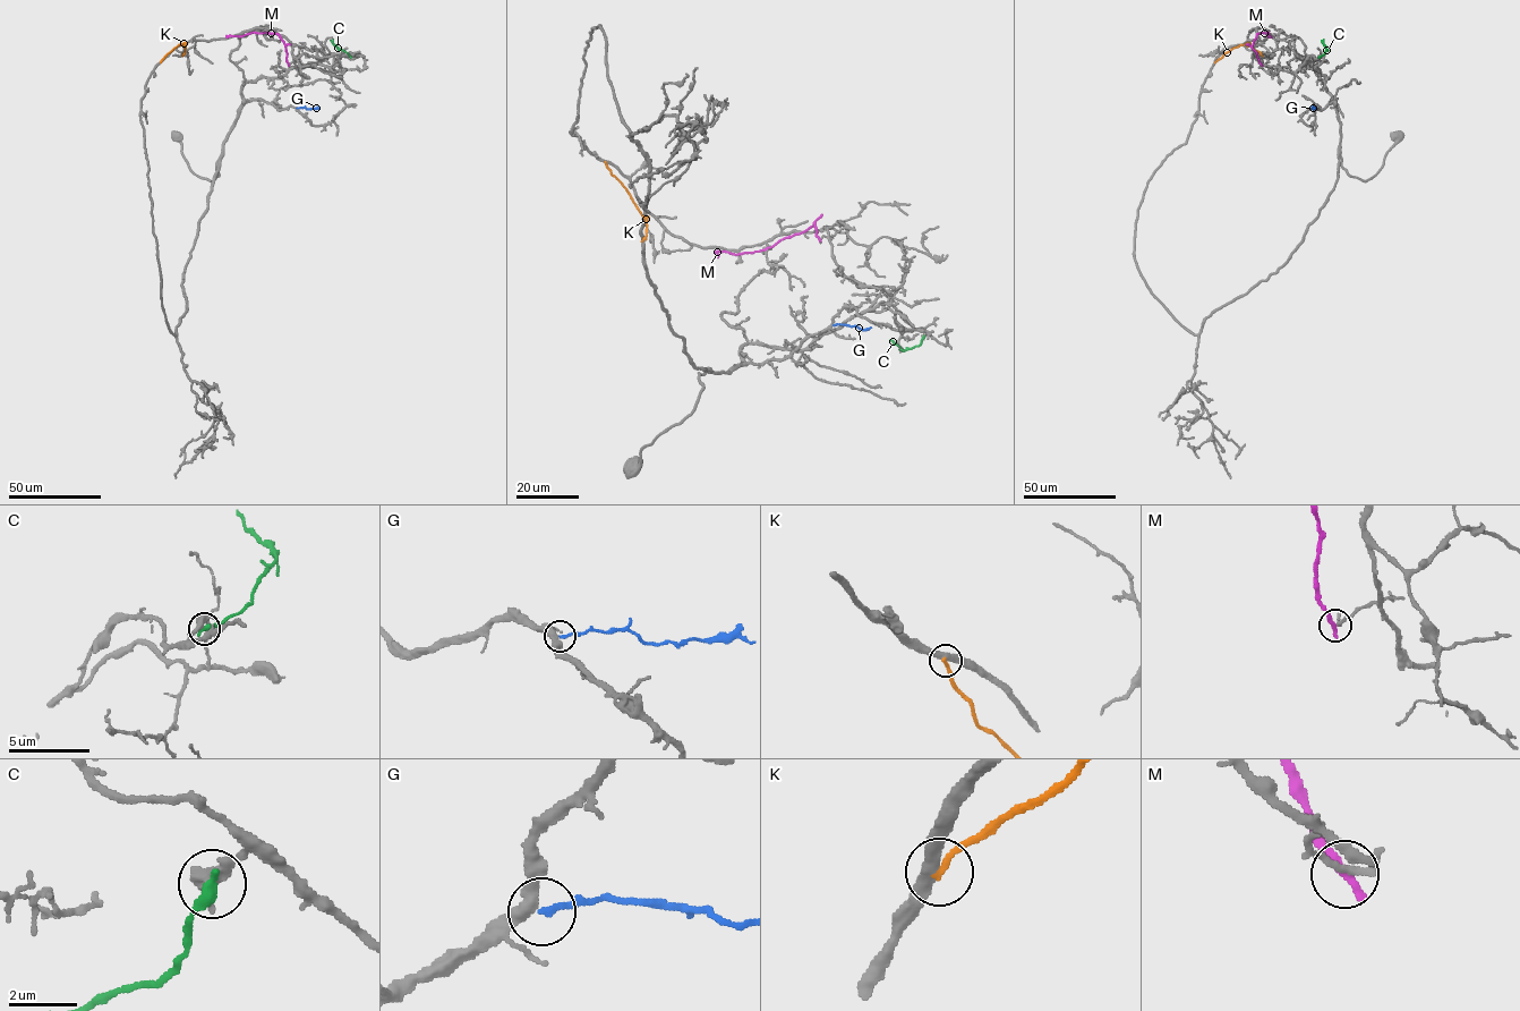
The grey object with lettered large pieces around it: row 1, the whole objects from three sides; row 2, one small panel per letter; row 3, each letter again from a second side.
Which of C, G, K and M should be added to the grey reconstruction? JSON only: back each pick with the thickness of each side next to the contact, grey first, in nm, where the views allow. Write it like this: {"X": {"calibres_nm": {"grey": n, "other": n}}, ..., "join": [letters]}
{"G": {"calibres_nm": {"grey": 360, "other": 190}}, "join": ["G"]}

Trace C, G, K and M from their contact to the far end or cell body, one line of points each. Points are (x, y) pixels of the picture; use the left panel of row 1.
C: (350, 57), (330, 40)
G: (297, 108), (319, 109)
K: (161, 62), (182, 43), (182, 56)
M: (288, 65), (285, 45), (278, 34), (252, 32), (228, 37)

